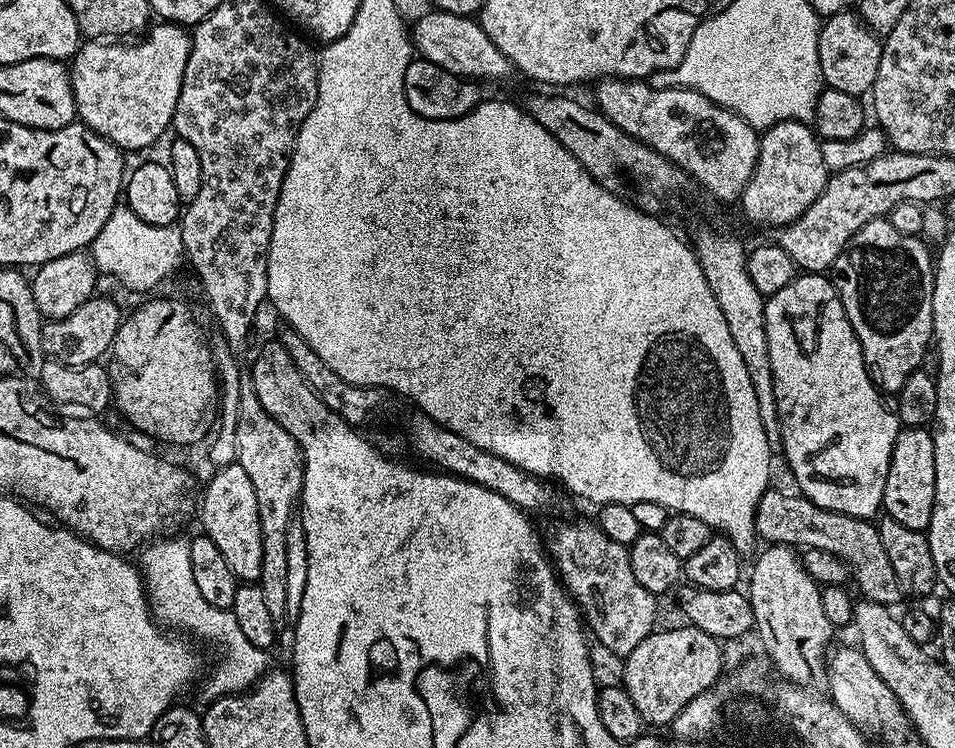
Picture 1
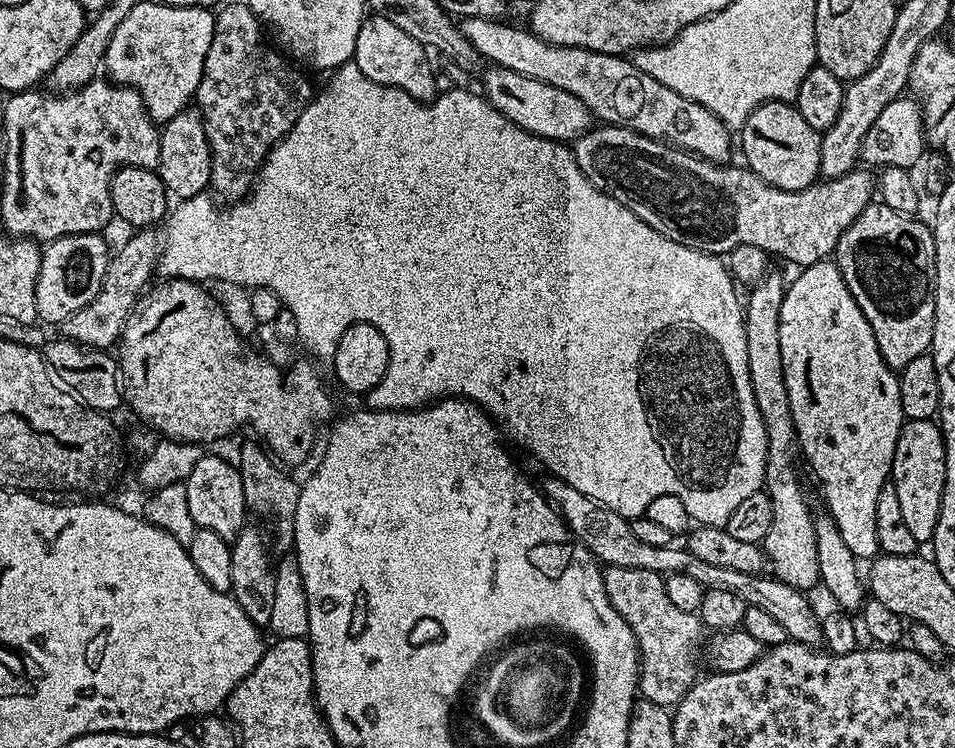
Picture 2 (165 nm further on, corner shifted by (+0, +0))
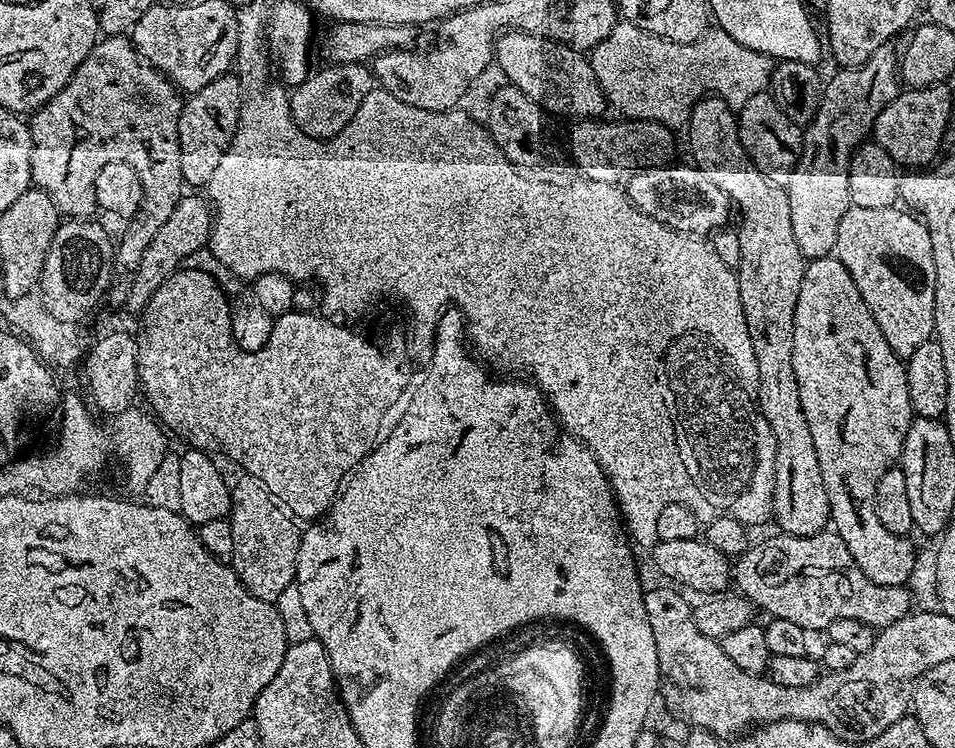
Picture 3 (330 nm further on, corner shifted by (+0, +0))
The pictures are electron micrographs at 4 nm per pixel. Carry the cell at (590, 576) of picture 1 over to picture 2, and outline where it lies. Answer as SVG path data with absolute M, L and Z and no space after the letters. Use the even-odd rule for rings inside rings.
M622 566L605 567L604 585L606 594L622 614L626 626L636 639L640 648L640 683L638 692L641 697L663 708L671 709L689 692L698 679L696 655L701 655L700 632L702 625L695 612L678 610L670 600L664 585L664 576L650 570L630 570Z

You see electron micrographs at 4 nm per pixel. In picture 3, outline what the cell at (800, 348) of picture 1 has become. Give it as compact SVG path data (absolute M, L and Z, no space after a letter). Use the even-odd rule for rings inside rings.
M835 255L818 256L809 259L804 266L804 277L802 278L802 290L798 290L798 306L794 310L794 378L798 378L798 394L802 398L802 414L806 414L806 423L810 426L810 435L814 437L814 450L818 450L818 467L822 469L822 482L826 486L828 495L828 514L831 527L846 542L850 554L854 554L854 562L862 566L862 574L874 582L884 586L900 586L905 583L904 579L912 572L916 564L916 548L911 544L908 536L899 536L886 530L878 514L874 514L874 486L884 471L893 467L899 461L900 452L904 448L904 439L908 428L914 419L914 413L910 406L910 394L906 386L905 361L897 356L896 352L886 342L882 330L878 330L878 322L874 322L874 314L870 314L870 306L858 294L858 286L854 286L854 278L850 270Z

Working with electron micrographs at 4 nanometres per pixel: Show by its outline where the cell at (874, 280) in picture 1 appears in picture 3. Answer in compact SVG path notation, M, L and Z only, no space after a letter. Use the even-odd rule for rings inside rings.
M853 204L842 214L842 222L838 222L834 255L850 270L858 294L870 306L878 330L882 330L897 356L907 358L922 342L933 339L936 331L934 250L928 228L919 215L900 206Z

